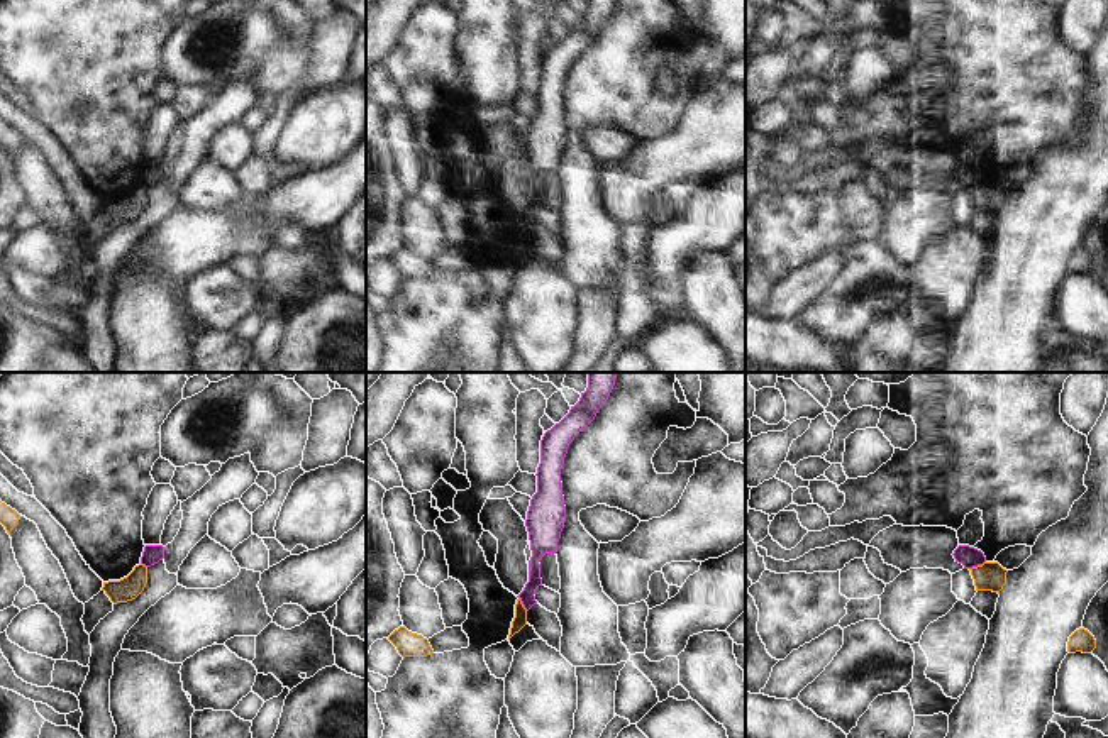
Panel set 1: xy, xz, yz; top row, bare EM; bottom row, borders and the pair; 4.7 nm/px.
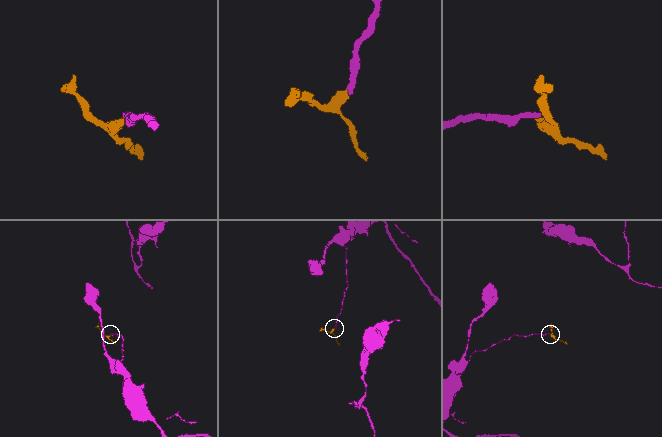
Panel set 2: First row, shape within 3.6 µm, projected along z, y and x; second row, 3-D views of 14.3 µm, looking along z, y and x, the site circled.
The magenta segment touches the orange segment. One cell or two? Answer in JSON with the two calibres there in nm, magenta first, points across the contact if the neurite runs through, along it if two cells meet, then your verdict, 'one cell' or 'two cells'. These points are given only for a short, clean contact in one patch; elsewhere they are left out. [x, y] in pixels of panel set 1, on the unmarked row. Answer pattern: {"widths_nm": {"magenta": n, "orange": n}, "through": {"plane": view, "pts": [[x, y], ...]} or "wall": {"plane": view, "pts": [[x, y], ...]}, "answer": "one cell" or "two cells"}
{"widths_nm": {"magenta": 100, "orange": 140}, "wall": {"plane": "yz", "pts": [[985, 181], [969, 190]]}, "answer": "two cells"}

